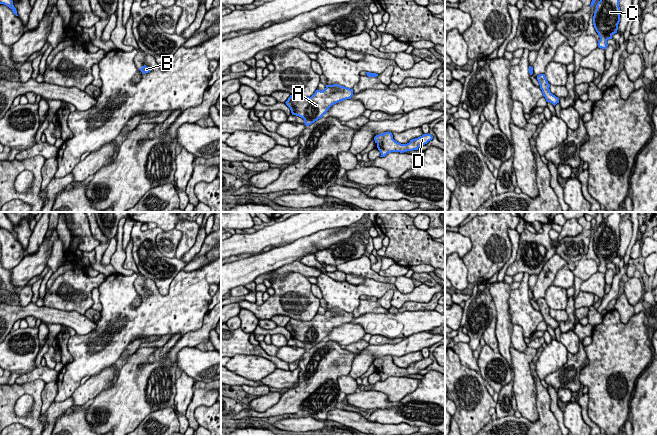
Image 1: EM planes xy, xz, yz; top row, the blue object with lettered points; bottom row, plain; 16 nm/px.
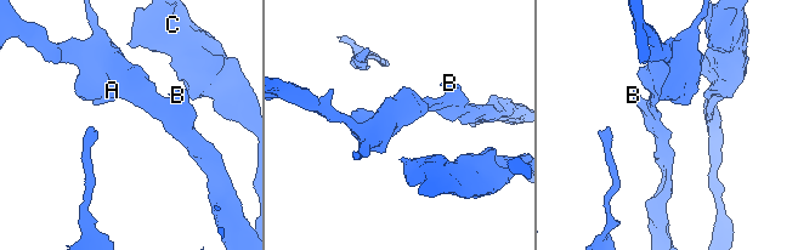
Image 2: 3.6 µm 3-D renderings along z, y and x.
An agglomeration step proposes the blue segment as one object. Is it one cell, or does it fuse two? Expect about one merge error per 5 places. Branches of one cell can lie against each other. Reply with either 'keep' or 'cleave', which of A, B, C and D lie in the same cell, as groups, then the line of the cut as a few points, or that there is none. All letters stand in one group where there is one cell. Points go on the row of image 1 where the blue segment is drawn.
keep; groups A B C D; cut none

